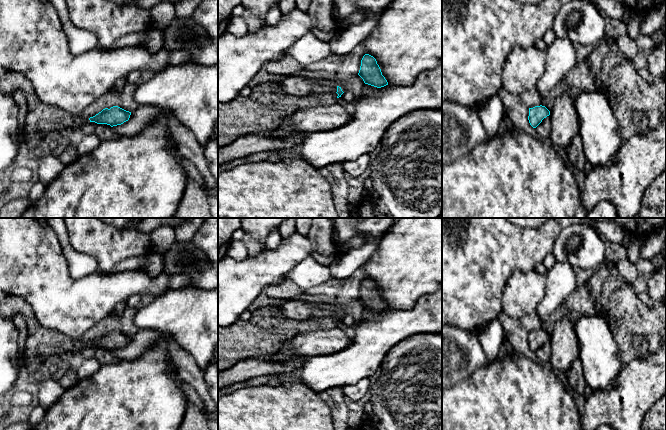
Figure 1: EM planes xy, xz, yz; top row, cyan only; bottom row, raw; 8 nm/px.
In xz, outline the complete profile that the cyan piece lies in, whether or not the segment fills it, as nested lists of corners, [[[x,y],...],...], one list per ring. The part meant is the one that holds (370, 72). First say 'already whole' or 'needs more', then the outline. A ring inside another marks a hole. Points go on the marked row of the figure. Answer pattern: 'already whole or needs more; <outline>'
already whole; [[[365,54],[361,60],[361,66],[358,75],[363,79],[365,84],[381,88],[388,85],[387,80],[382,75],[381,69],[376,59]]]

